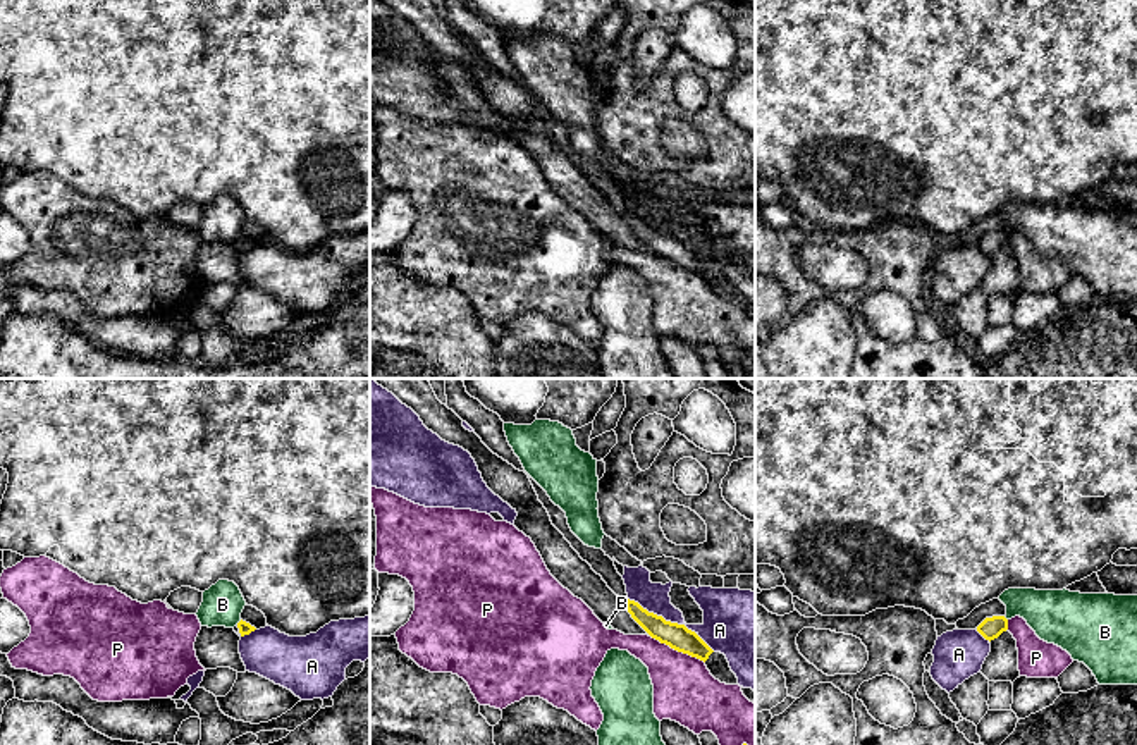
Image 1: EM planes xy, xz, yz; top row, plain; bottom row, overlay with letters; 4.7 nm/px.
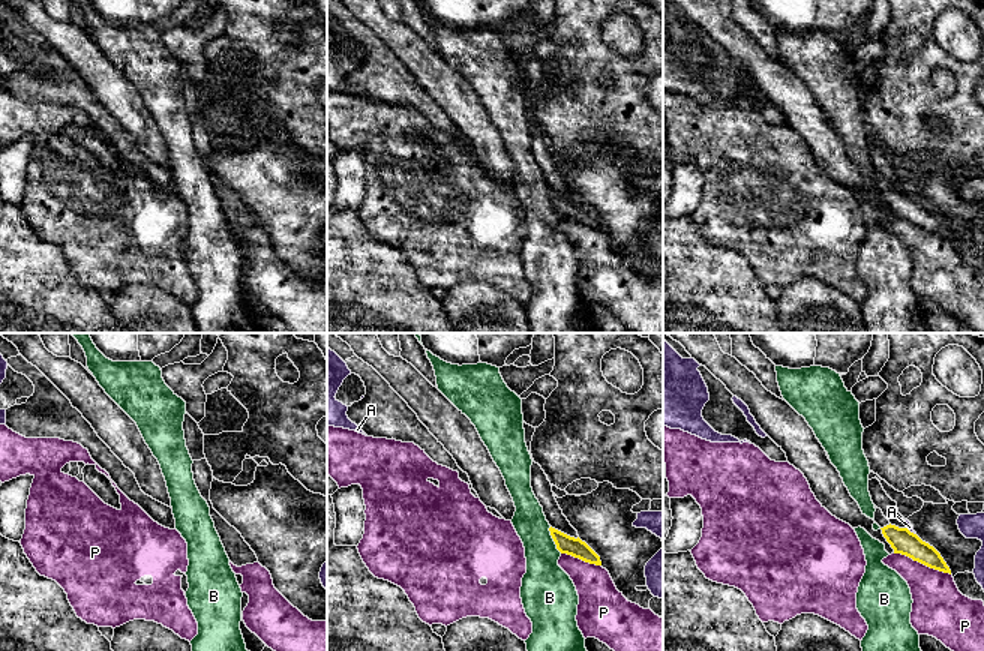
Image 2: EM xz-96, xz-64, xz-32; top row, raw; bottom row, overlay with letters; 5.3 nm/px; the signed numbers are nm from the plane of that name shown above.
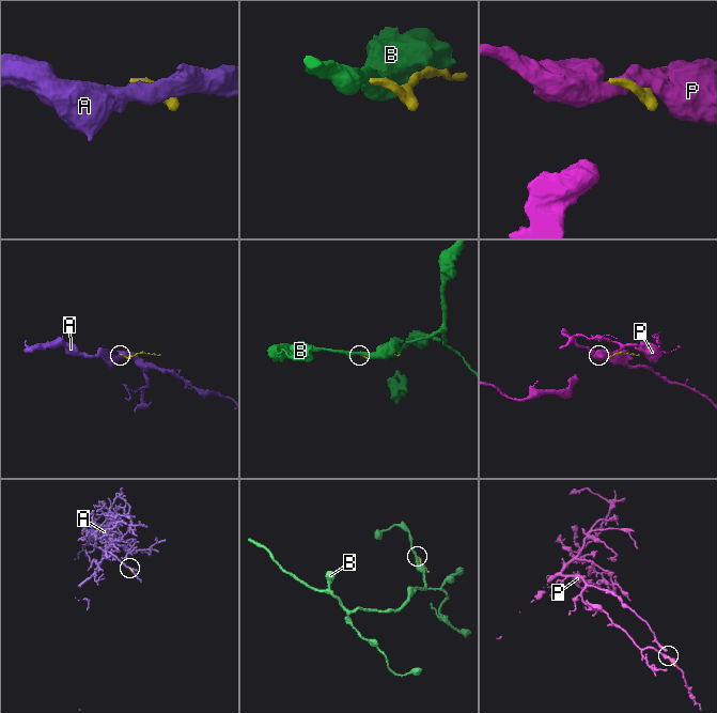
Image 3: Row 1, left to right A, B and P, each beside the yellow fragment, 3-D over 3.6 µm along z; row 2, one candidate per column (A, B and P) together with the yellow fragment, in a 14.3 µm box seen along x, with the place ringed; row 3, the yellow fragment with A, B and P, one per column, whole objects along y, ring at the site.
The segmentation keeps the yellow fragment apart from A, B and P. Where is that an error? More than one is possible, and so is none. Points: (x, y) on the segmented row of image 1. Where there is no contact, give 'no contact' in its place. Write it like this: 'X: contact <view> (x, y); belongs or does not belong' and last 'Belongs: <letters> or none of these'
A: contact xz (669, 621); does not belong
B: contact xy (239, 621); does not belong
P: contact xz (678, 651); does not belong
Belongs: none of these

